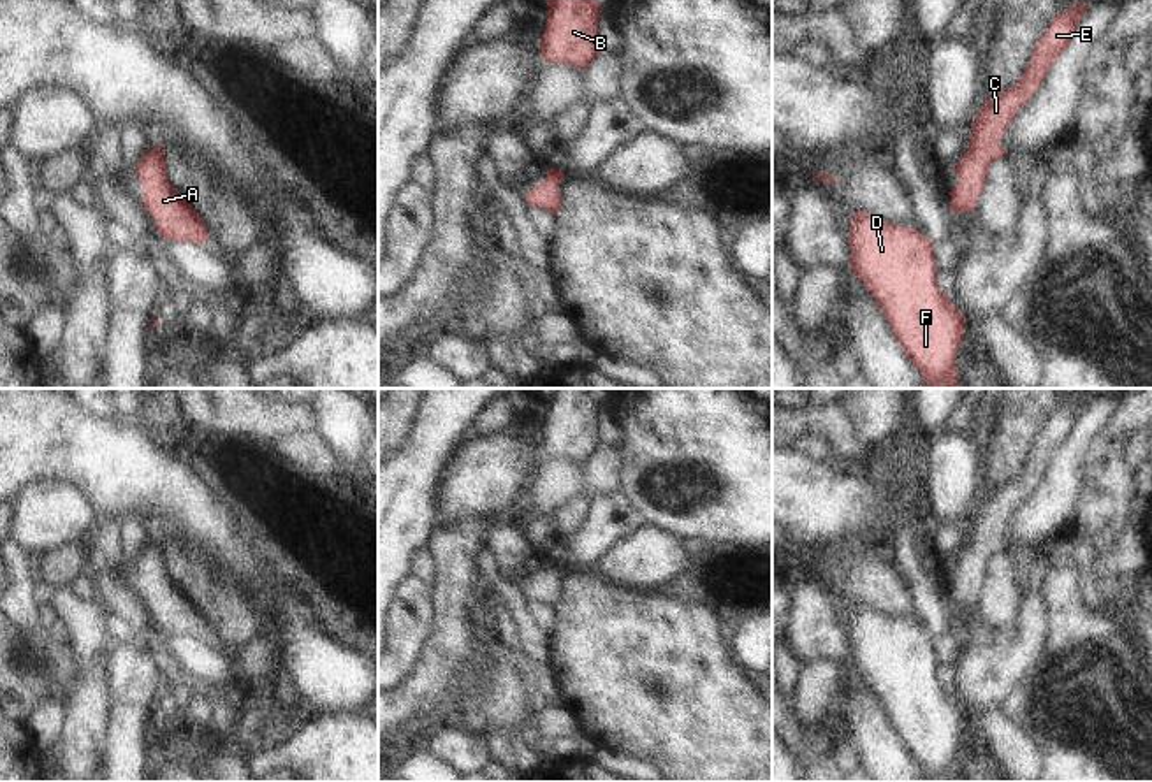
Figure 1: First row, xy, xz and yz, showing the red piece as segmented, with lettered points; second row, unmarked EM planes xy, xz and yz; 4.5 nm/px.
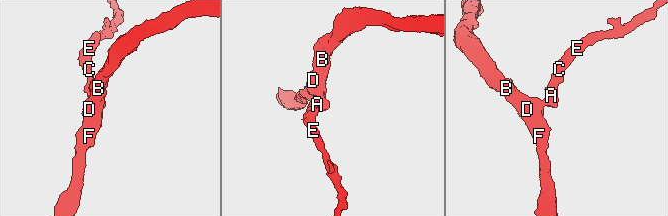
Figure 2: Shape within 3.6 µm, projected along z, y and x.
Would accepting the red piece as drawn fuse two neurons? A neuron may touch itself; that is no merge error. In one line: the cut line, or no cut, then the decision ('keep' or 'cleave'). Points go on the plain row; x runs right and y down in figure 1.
no cut | keep

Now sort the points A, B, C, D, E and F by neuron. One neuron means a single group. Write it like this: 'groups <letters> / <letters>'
groups A B C D E F

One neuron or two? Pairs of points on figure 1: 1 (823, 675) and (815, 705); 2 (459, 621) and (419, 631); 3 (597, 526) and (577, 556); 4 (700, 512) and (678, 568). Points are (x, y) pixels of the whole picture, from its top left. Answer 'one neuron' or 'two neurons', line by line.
1: one neuron
2: two neurons
3: one neuron
4: two neurons

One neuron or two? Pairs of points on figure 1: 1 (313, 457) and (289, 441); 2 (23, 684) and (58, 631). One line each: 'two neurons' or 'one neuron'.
1: one neuron
2: one neuron

